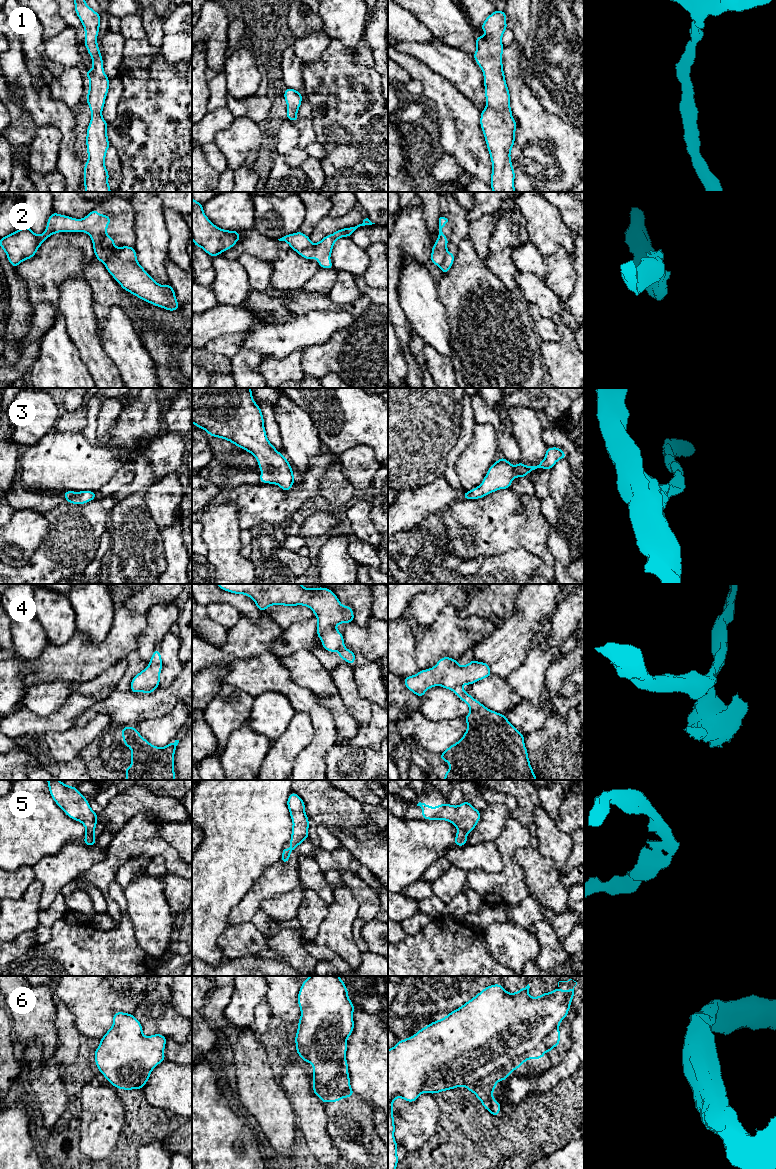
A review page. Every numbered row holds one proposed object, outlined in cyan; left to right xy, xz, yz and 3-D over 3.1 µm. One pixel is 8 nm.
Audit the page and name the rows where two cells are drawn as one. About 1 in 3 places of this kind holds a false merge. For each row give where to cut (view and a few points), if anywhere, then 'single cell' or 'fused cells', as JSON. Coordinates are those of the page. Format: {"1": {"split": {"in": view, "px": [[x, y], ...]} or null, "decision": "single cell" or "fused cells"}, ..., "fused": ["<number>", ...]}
{"1": {"split": null, "decision": "single cell"}, "2": {"split": {"in": "xy", "px": [[116, 248], [104, 263]]}, "decision": "fused cells"}, "3": {"split": null, "decision": "single cell"}, "4": {"split": {"in": "xz", "px": [[345, 648], [339, 651]]}, "decision": "fused cells"}, "5": {"split": null, "decision": "single cell"}, "6": {"split": null, "decision": "single cell"}, "fused": ["2", "4"]}

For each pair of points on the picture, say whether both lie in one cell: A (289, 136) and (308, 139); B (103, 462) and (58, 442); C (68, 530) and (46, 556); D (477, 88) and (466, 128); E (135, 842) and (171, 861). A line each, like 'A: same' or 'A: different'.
A: different
B: same
C: same
D: different
E: same

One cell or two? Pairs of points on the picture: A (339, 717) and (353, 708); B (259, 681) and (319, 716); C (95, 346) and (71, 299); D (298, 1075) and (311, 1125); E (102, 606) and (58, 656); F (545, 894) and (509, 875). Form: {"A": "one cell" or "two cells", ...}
{"A": "two cells", "B": "one cell", "C": "one cell", "D": "one cell", "E": "two cells", "F": "two cells"}

